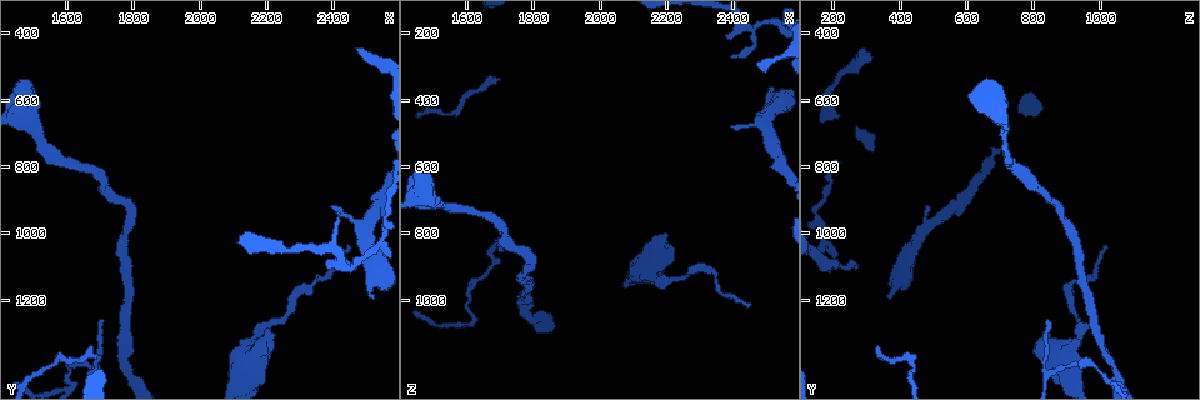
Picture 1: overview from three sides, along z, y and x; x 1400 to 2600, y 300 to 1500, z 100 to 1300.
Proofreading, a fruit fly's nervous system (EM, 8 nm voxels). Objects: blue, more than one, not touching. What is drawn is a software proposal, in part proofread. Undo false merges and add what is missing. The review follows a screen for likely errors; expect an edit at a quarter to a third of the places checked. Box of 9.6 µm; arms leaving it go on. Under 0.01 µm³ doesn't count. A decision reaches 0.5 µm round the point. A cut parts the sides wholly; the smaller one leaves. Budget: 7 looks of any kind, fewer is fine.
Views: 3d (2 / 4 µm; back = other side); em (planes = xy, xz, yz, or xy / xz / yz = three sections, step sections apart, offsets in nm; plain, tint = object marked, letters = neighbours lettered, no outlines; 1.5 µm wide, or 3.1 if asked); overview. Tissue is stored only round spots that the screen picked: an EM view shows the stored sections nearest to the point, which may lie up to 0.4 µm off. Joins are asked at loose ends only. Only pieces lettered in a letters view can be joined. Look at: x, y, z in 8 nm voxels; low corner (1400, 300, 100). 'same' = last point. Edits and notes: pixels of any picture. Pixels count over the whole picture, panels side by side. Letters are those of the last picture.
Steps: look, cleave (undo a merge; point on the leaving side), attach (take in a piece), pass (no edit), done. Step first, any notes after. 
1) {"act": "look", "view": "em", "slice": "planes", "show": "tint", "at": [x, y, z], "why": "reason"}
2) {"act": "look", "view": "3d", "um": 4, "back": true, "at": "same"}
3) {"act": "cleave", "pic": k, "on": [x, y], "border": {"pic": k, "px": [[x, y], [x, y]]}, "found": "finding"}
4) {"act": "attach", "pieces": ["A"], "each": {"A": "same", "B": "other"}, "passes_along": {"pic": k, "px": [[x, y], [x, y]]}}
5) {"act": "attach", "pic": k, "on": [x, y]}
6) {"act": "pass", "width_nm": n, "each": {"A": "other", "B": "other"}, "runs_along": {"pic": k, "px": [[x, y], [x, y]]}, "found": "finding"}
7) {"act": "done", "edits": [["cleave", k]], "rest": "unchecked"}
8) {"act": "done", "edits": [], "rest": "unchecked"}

{"act": "look", "view": "em", "slice": "planes", "show": "letters", "at": [2470, 450, 300], "why": "free end"}

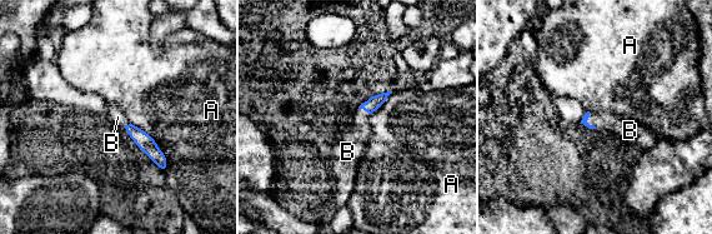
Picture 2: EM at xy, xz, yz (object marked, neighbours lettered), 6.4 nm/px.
{"act": "attach", "pieces": ["B"], "each": {"A": "other", "B": "same"}, "passes_along": {"pic": 2, "px": [[586, 115], [587, 123], [625, 128]]}, "found": "the neuron continues"}

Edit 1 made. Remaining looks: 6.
{"act": "look", "view": "overview"}

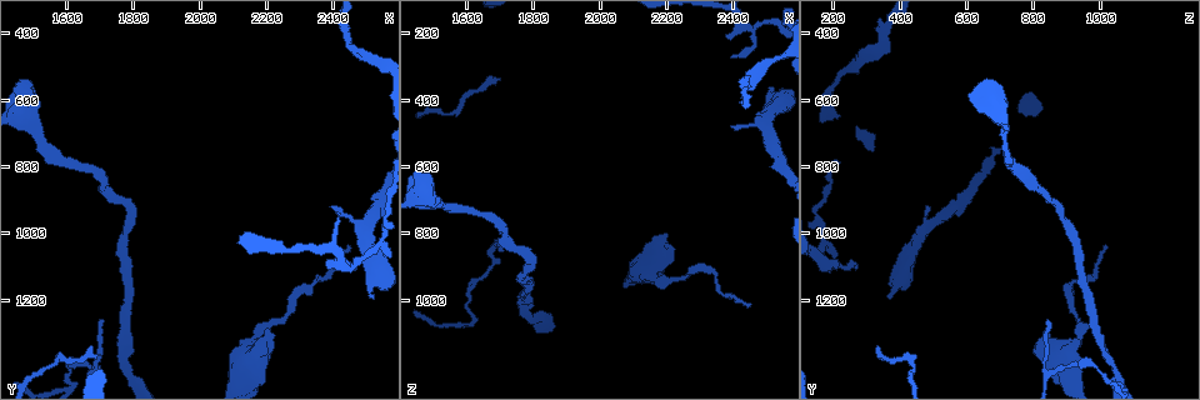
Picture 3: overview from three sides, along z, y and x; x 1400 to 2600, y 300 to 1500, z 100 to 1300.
{"act": "look", "view": "3d", "um": 2, "back": true, "at": [2520, 1200, 370], "why": "tapers out"}

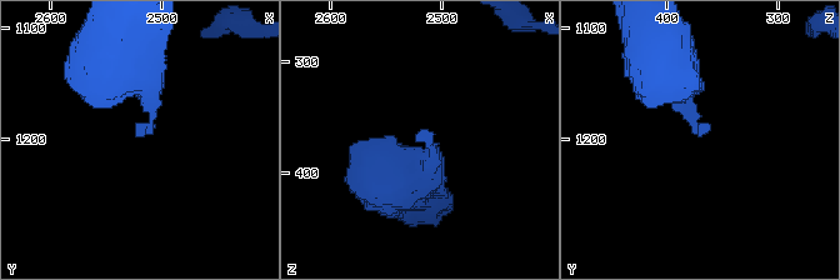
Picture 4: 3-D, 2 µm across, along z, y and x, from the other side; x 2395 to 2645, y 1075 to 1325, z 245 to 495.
{"act": "look", "view": "em", "slice": "planes", "show": "letters", "at": [2520, 1196, 364], "why": "shape alone is not enough"}

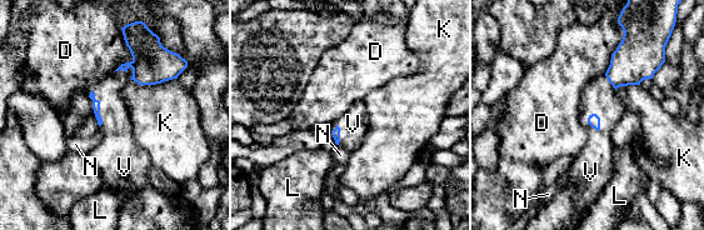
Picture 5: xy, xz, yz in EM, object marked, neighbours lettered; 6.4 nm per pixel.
{"act": "attach", "pieces": ["V"], "each": {"D": "other", "K": "other", "L": "other", "N": "other", "V": "same"}, "passes_along": {"pic": 5, "px": [[95, 103], [99, 108], [116, 141]]}, "found": "it goes on there"}

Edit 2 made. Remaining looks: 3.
{"act": "look", "view": "3d", "um": 2, "at": [2440, 1030, 1030]}

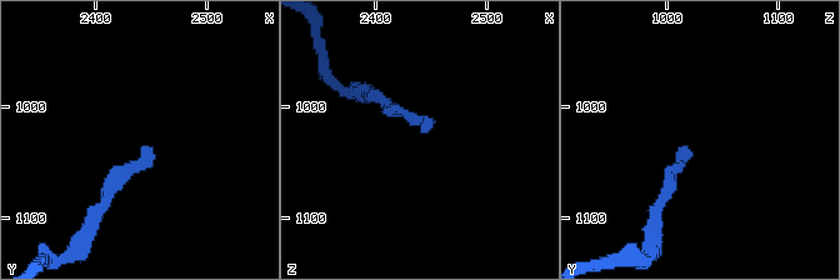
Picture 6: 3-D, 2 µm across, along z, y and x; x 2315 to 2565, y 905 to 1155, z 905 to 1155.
{"act": "look", "view": "em", "slice": "planes", "show": "tint", "at": [2448, 1036, 1020]}

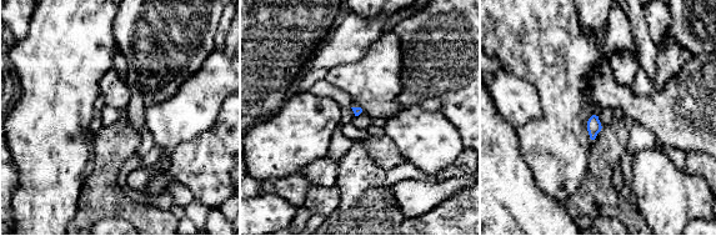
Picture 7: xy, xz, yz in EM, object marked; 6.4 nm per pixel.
{"act": "look", "view": "em", "slice": "planes", "show": "letters", "at": "same"}

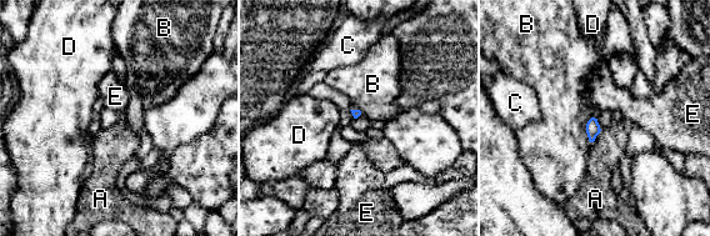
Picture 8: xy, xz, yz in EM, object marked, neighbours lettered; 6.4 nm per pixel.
{"act": "pass", "each": {"A": "other", "B": "other", "C": "other", "D": "other", "E": "other"}, "border": {"pic": 8, "px": [[591, 118], [586, 124], [590, 142]]}, "found": "no lettered piece goes on from it"}

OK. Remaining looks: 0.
{"act": "done", "edits": [["attach", 2], ["attach", 5]], "rest": "unchecked"}

